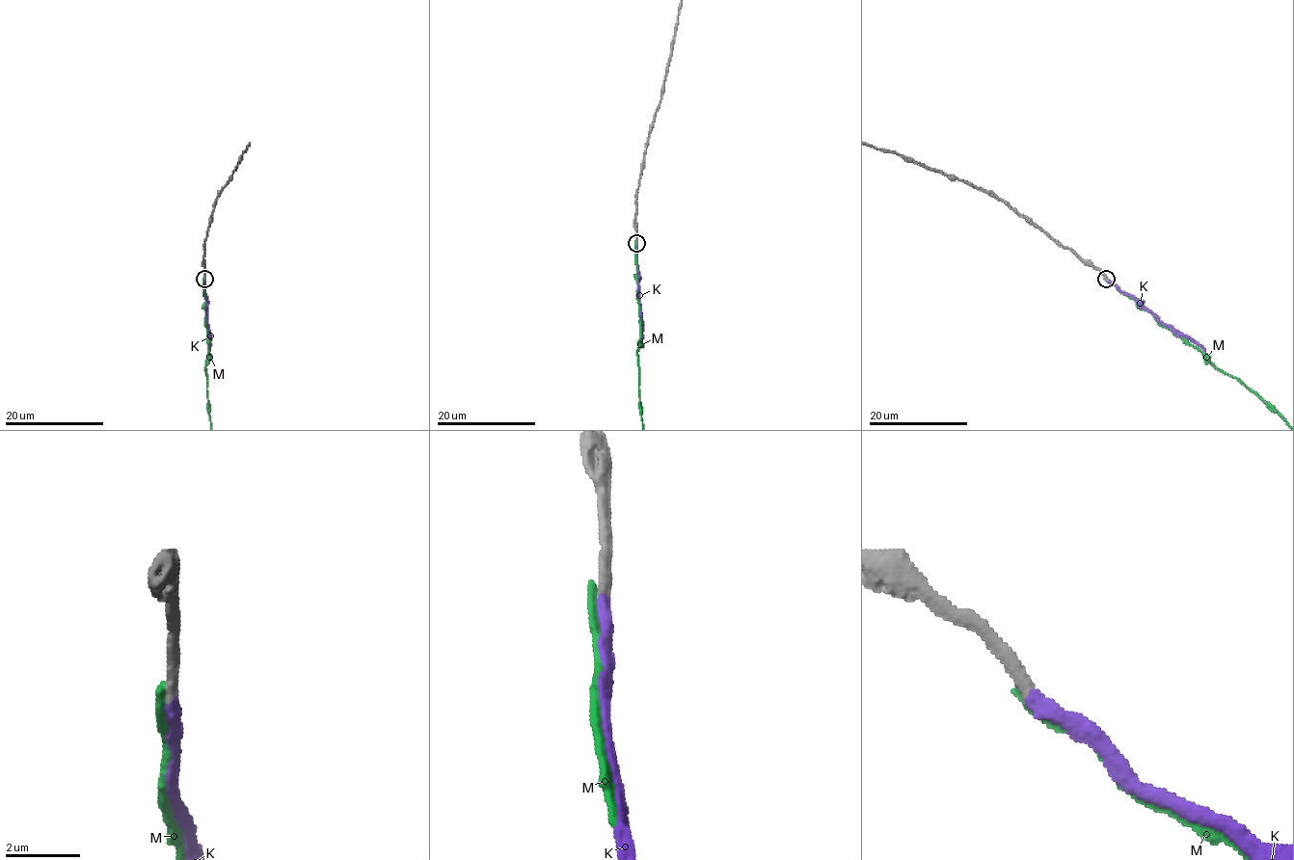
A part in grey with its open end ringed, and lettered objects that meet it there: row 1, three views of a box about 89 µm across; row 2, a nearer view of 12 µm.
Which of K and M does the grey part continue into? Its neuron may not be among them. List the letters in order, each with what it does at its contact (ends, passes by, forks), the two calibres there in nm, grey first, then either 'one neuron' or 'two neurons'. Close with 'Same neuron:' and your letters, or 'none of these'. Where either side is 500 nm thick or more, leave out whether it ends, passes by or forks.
K: it ends there; 320 nm thick on the grey side, 400 nm on the other; one neuron
M: it ends there; 360 nm thick on the grey side, 300 nm on the other; two neurons
Same neuron: K

